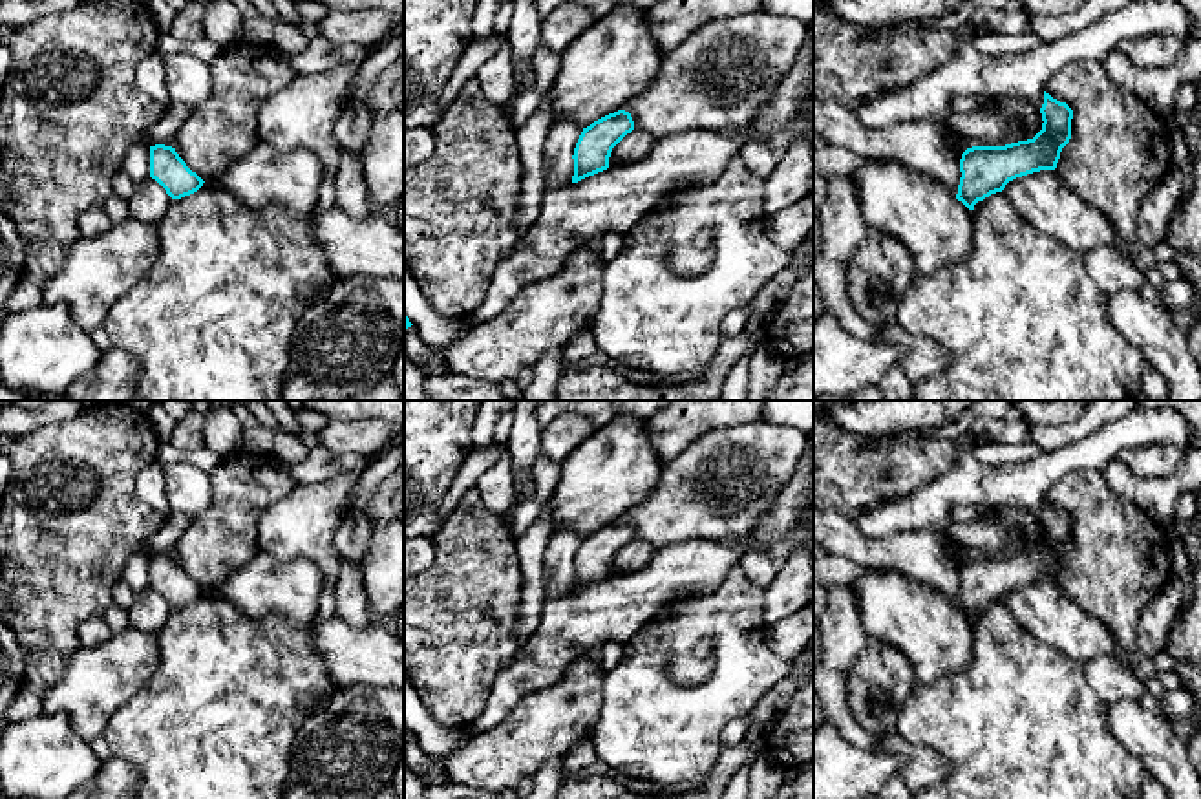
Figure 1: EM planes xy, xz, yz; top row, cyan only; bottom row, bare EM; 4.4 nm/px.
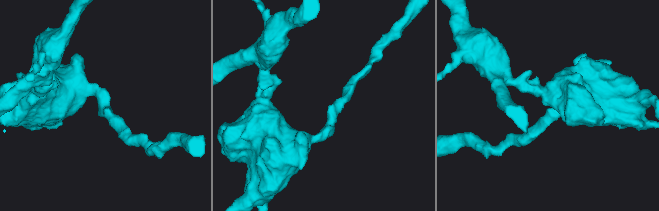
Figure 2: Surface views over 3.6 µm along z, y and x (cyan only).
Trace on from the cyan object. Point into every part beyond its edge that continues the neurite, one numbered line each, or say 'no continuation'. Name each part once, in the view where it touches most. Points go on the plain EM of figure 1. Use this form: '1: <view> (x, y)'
no continuation

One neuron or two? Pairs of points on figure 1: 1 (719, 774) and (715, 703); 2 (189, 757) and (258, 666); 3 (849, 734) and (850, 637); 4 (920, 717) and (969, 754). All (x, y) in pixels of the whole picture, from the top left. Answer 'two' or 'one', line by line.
1: two
2: one
3: one
4: one

